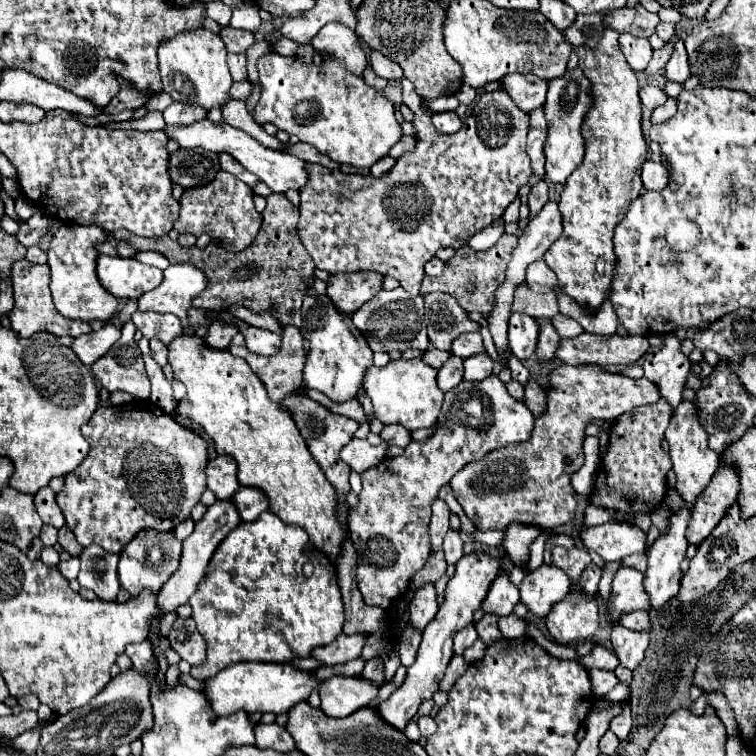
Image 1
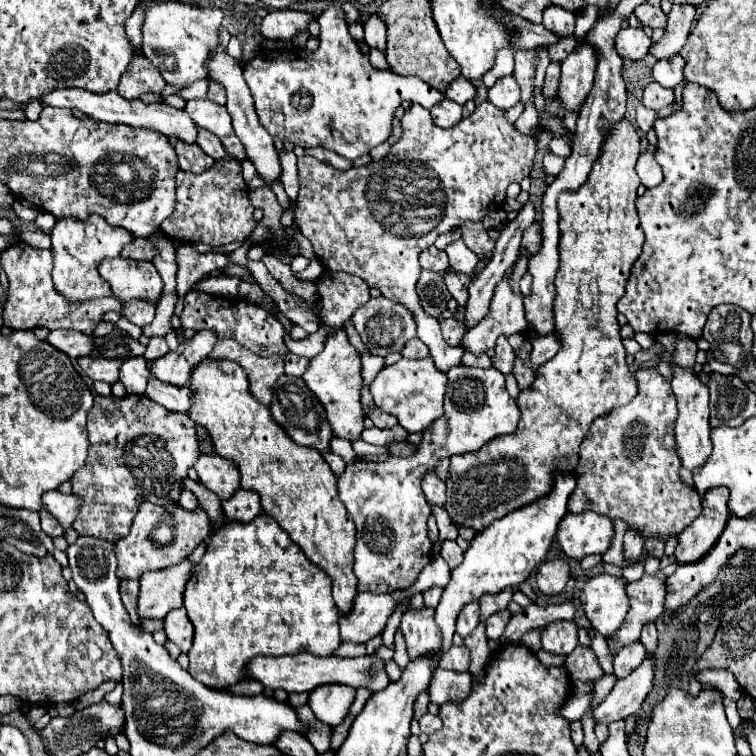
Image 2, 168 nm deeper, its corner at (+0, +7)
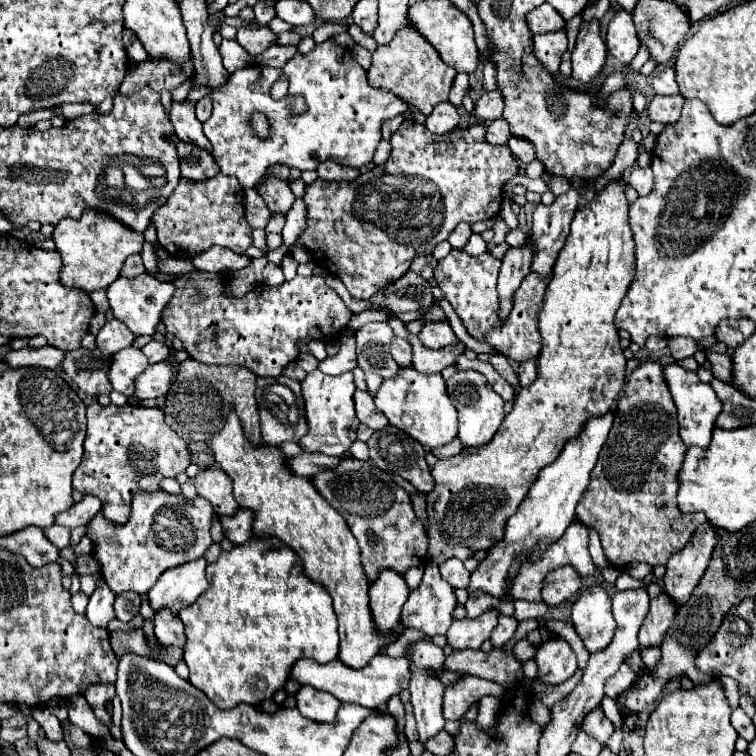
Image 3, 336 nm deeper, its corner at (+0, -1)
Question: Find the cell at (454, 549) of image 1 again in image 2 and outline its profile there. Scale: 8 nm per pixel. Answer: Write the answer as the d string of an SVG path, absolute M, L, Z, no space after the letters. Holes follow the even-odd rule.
M445 540L445 542L441 544L441 556L447 560L447 564L449 564L451 568L459 566L461 560L463 560L463 552L461 552L461 548L457 546L455 540Z

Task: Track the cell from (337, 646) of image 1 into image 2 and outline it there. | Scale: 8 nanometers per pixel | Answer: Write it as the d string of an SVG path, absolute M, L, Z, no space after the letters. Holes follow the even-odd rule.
M359 594L353 600L353 608L339 616L341 640L343 642L367 642L381 634L387 618L395 608L391 594Z

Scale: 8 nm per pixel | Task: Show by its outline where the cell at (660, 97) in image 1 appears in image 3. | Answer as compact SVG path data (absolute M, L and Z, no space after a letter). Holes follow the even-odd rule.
M673 94L673 96L655 96L647 108L649 118L653 122L661 122L661 124L675 124L681 116L681 108L683 108L685 98L681 94Z

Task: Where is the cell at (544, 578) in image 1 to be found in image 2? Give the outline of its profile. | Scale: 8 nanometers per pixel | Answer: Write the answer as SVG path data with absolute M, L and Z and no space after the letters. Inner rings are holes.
M561 558L545 560L539 564L535 578L537 578L537 586L543 594L555 596L555 594L563 592L565 584L569 580L569 564Z

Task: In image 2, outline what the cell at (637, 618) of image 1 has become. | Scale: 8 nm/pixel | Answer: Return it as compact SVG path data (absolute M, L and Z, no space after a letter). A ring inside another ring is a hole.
M647 624L647 628L643 628L641 642L645 644L645 648L647 648L649 654L657 648L657 628L655 628L655 624Z

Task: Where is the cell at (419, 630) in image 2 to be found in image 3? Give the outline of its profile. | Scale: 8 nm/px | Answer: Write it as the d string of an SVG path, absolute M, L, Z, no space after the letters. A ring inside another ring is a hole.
M421 640L415 642L411 646L411 654L407 656L411 660L411 670L413 670L413 680L411 680L411 704L413 704L413 714L417 720L417 732L419 732L419 742L425 744L431 736L435 736L439 730L443 730L445 726L445 718L441 714L441 704L443 704L443 684L435 678L435 672L443 670L443 650L439 646L435 646L429 640Z

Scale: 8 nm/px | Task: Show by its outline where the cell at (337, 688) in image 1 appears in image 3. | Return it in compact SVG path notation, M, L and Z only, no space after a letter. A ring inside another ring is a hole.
M301 686L299 692L295 694L295 700L297 700L297 710L305 718L315 722L333 722L341 706L341 702L335 696L311 686Z

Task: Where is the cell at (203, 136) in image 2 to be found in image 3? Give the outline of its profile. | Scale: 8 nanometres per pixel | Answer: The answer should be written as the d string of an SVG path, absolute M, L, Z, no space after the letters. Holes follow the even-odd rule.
M181 100L181 102L171 102L171 122L175 126L175 134L179 136L179 140L183 142L193 142L201 148L207 148L211 152L211 144L207 142L201 122L195 118L195 106L189 100Z

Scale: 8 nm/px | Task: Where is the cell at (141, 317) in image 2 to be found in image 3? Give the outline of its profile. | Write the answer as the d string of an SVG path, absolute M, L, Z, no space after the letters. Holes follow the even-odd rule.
M111 318L97 334L95 344L103 354L113 354L119 352L127 346L131 346L135 340L135 336L129 332L129 328L125 324L121 324L119 320Z

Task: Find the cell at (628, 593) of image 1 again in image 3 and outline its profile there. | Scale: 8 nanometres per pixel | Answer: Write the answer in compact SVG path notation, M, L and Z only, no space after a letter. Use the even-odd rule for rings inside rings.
M599 586L587 588L573 604L571 614L575 632L583 640L585 648L593 654L603 650L613 640L615 620L611 614L611 598Z

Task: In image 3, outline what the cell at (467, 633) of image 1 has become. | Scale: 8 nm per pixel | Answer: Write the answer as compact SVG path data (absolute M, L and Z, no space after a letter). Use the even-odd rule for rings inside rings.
M485 592L469 596L465 608L467 608L467 618L477 618L487 610L495 610L497 614L513 614L513 602L501 602L499 598L487 596Z

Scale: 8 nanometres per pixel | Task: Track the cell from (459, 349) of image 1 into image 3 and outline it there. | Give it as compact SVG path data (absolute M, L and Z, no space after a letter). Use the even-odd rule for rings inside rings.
M447 320L427 322L427 324L421 328L419 338L421 338L423 346L427 346L427 348L431 348L431 350L439 350L439 348L445 348L447 344L459 342Z

